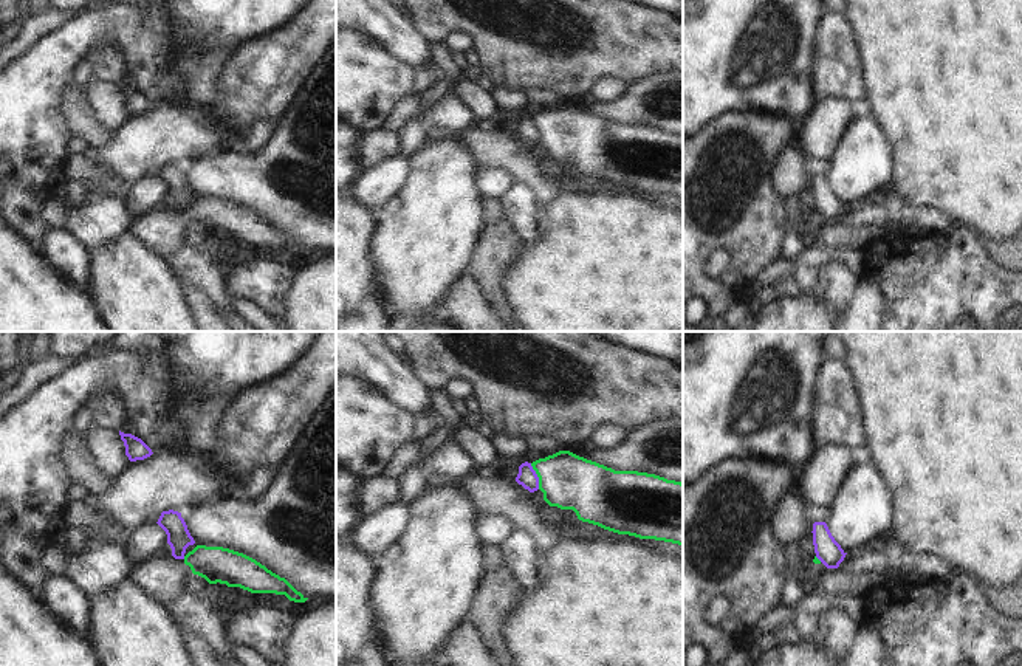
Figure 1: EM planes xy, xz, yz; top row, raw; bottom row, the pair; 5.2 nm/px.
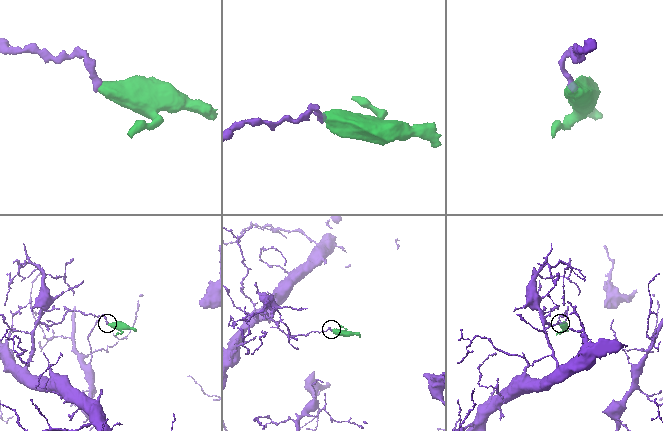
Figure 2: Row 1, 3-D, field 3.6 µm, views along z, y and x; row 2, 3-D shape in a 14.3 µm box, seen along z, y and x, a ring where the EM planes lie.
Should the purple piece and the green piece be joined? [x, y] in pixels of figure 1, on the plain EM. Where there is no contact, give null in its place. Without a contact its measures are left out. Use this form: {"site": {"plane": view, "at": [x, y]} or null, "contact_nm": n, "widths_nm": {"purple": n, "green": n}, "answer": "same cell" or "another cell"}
{"site": {"plane": "xz", "at": [536, 129]}, "contact_nm": 140, "widths_nm": {"purple": 100, "green": 280}, "answer": "another cell"}

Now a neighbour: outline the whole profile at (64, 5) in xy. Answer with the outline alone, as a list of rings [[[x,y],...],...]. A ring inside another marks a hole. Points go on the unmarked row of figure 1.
[[[48,0],[48,5],[60,11],[79,12],[94,2],[98,0]]]

